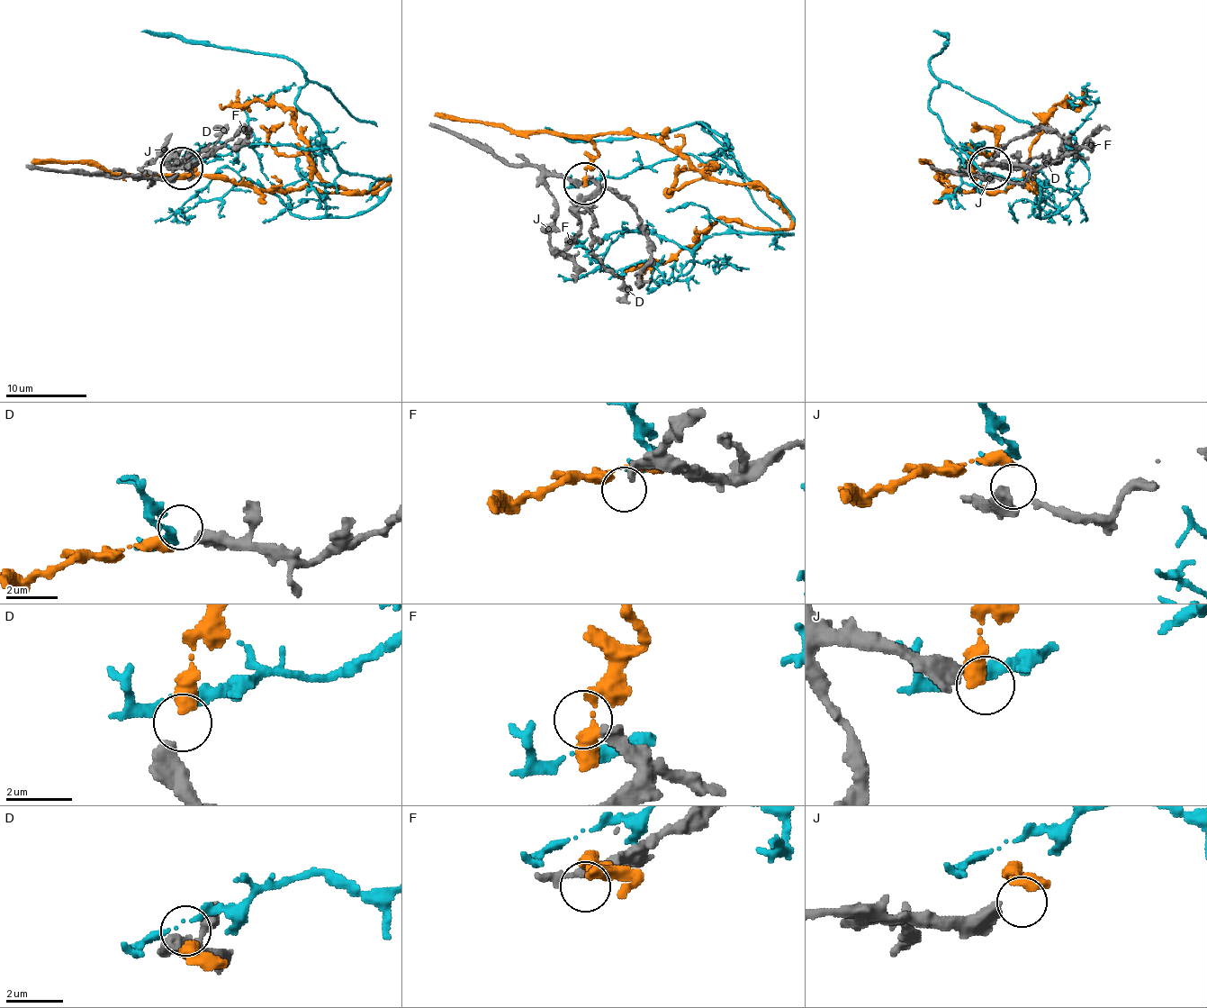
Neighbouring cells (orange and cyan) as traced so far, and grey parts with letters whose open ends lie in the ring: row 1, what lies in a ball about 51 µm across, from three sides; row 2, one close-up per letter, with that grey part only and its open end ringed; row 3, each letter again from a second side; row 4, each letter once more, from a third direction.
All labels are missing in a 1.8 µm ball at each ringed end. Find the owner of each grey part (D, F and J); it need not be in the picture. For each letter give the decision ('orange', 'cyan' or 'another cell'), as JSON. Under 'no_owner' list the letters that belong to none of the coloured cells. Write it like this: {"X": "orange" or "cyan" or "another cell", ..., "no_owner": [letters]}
{"D": "orange", "F": "another cell", "J": "another cell", "no_owner": ["F", "J"]}

